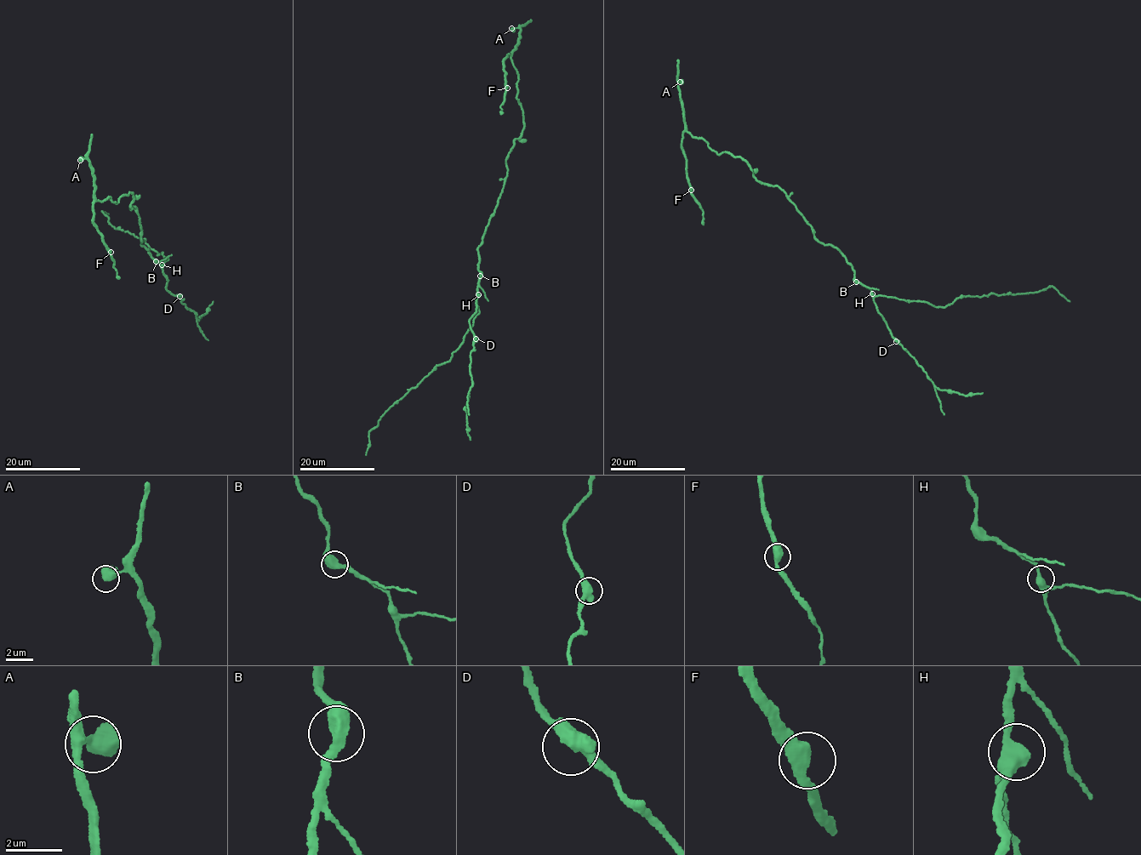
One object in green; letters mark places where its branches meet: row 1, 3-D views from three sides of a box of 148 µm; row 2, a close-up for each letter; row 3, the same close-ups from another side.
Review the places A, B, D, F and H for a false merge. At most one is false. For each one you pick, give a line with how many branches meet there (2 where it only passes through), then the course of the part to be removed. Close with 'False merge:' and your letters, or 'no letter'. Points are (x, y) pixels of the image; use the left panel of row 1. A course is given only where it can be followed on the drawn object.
False merge: no letter

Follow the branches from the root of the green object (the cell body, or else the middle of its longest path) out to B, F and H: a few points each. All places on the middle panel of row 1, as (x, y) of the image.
B: (487, 225), (477, 253), (480, 276)
F: (487, 225), (503, 190), (506, 157), (523, 126), (517, 99), (518, 74), (509, 54), (502, 65), (507, 88)
H: (487, 225), (477, 253), (478, 294)

